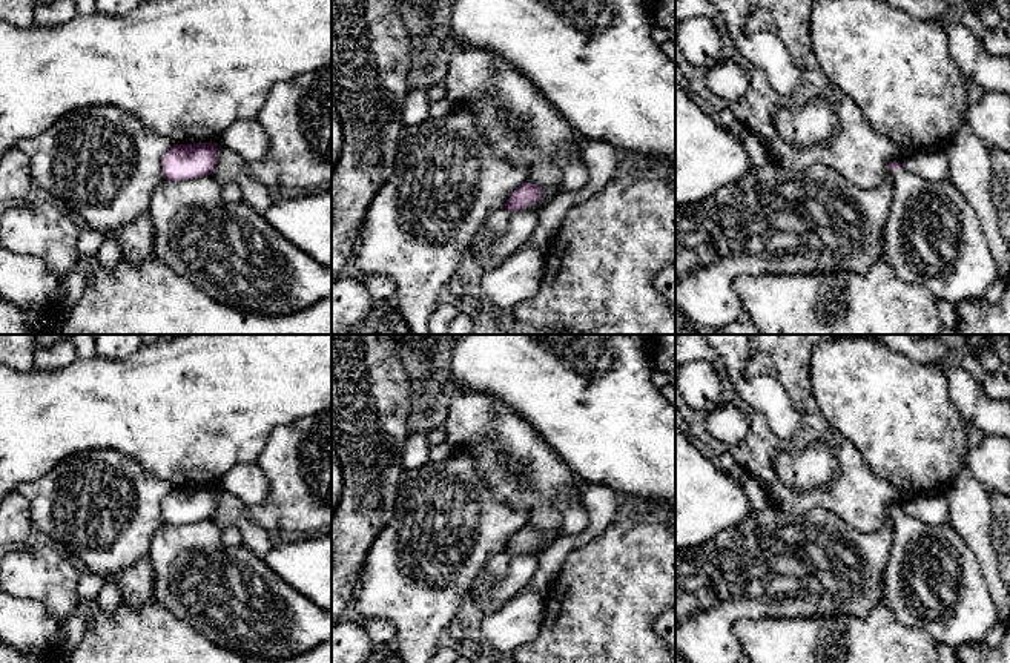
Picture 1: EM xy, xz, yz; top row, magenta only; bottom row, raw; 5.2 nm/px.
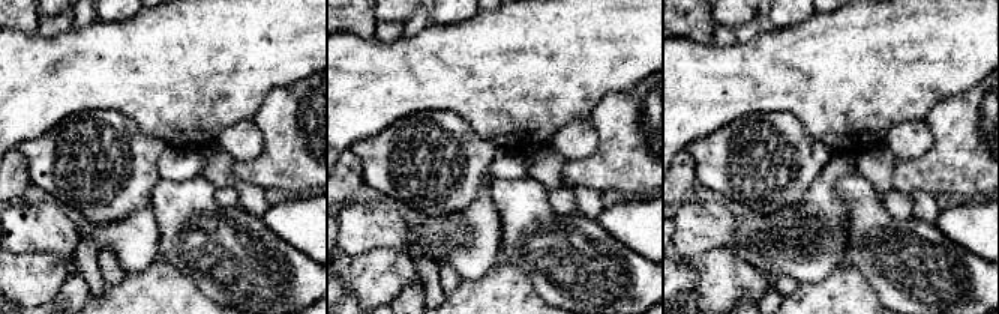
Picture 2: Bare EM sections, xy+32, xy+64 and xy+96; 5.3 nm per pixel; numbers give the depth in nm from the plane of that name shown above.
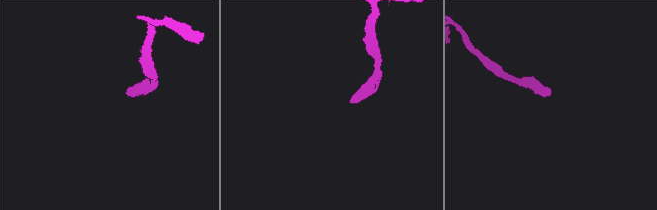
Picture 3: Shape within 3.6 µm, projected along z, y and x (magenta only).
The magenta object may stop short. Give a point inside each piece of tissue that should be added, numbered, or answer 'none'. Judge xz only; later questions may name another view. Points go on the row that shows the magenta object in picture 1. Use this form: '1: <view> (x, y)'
1: xz (496, 224)

